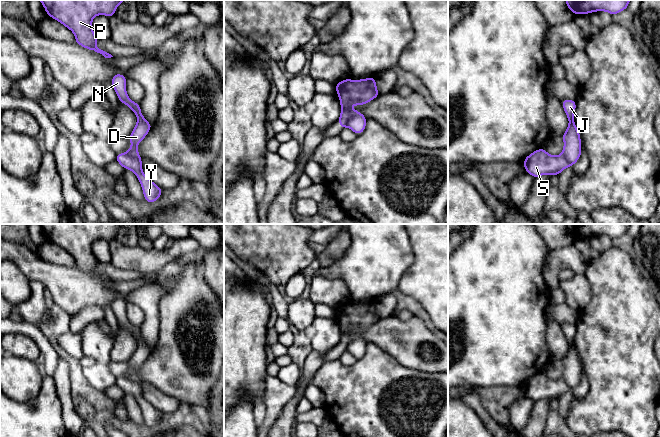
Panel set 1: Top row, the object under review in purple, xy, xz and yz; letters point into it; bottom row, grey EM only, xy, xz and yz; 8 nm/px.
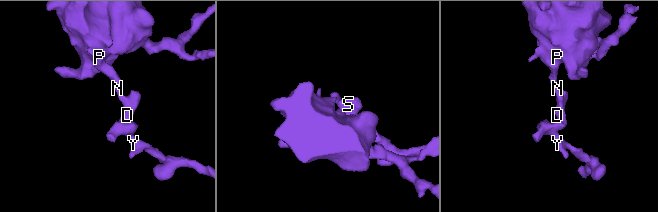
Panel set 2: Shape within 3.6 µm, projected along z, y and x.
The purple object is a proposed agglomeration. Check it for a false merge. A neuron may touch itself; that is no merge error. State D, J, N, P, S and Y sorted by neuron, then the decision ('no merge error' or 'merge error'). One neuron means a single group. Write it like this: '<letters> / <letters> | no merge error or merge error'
D J N P / S Y | merge error

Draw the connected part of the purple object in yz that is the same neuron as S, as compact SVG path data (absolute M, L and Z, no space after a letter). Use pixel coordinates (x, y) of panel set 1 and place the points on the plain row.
M542 371L529 378L523 385L523 390L534 403L541 399L552 398L558 400L570 390L563 378L553 380Z

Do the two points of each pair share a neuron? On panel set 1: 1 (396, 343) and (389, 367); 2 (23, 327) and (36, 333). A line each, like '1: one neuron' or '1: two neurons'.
1: two neurons
2: one neuron

